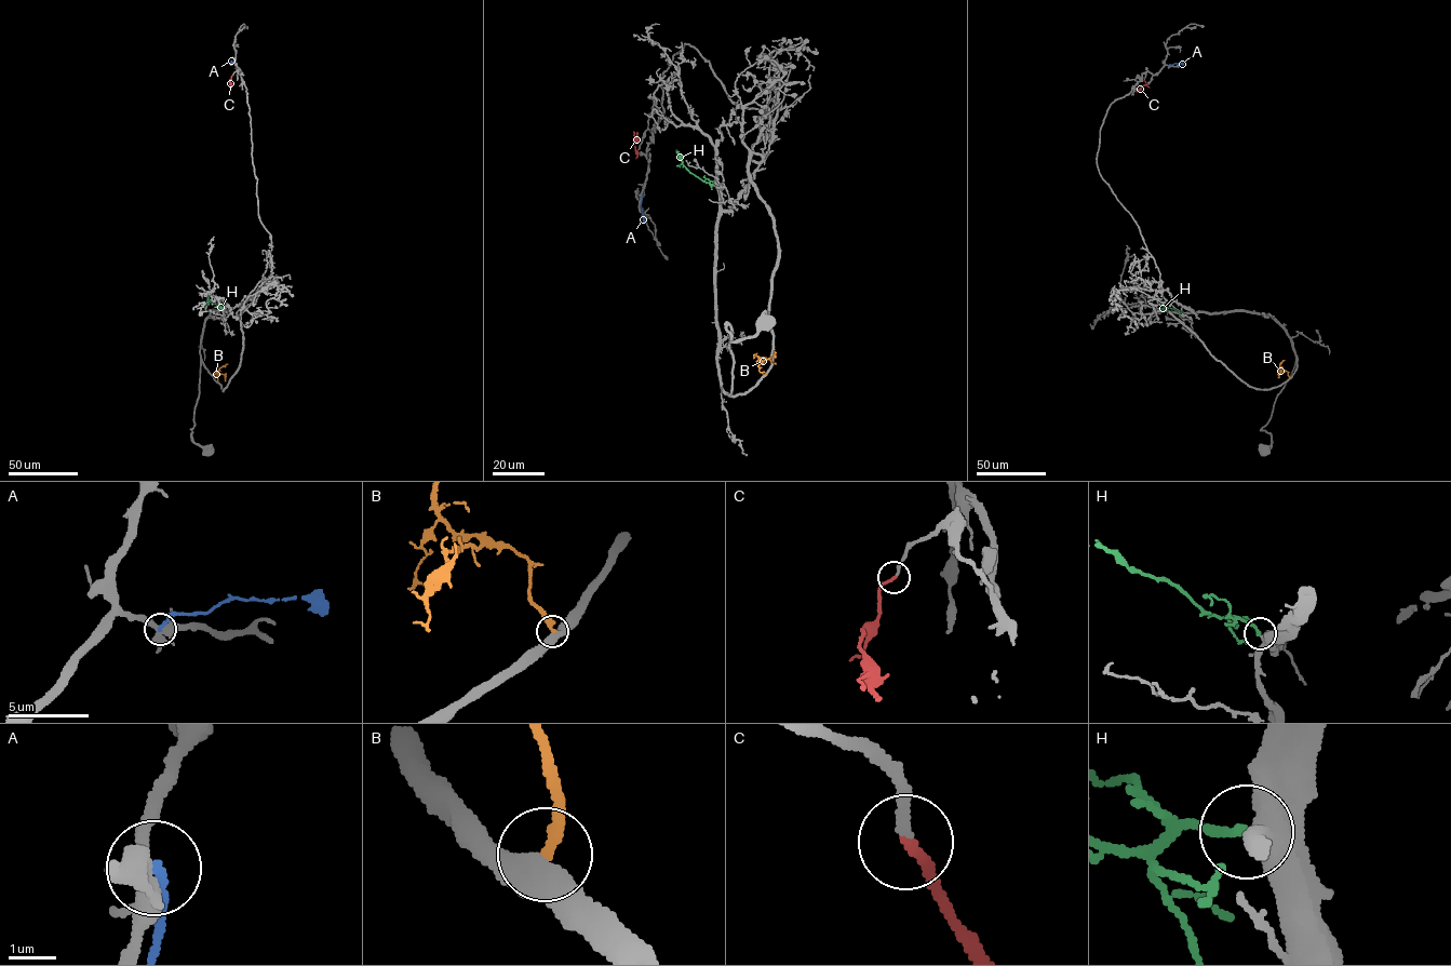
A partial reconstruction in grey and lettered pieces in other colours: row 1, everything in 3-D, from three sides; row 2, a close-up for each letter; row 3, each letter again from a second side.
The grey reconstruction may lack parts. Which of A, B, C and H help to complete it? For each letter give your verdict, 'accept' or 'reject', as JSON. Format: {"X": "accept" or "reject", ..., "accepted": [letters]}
{"A": "reject", "B": "reject", "C": "accept", "H": "accept", "accepted": ["C", "H"]}

